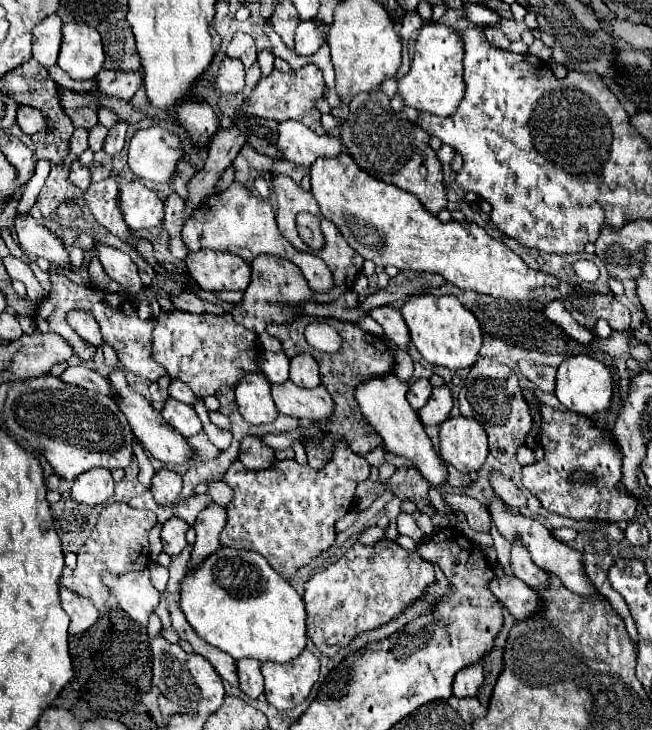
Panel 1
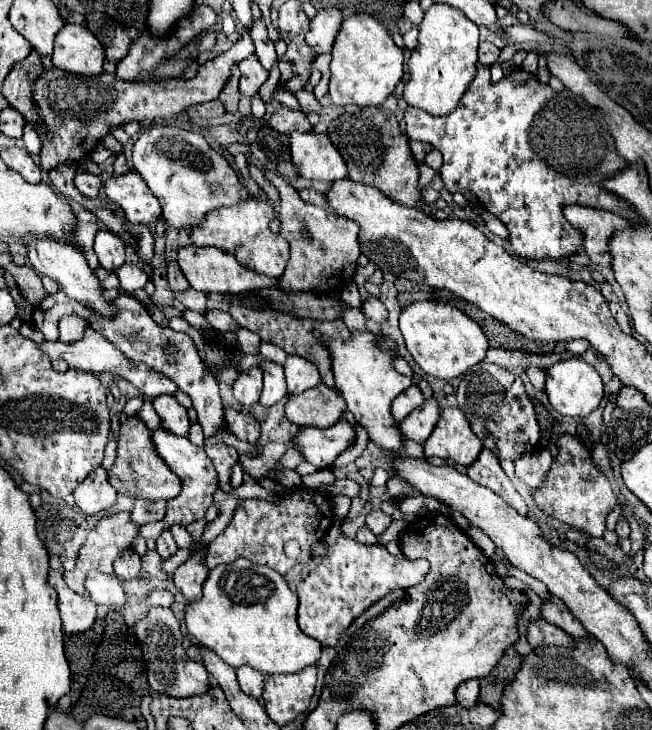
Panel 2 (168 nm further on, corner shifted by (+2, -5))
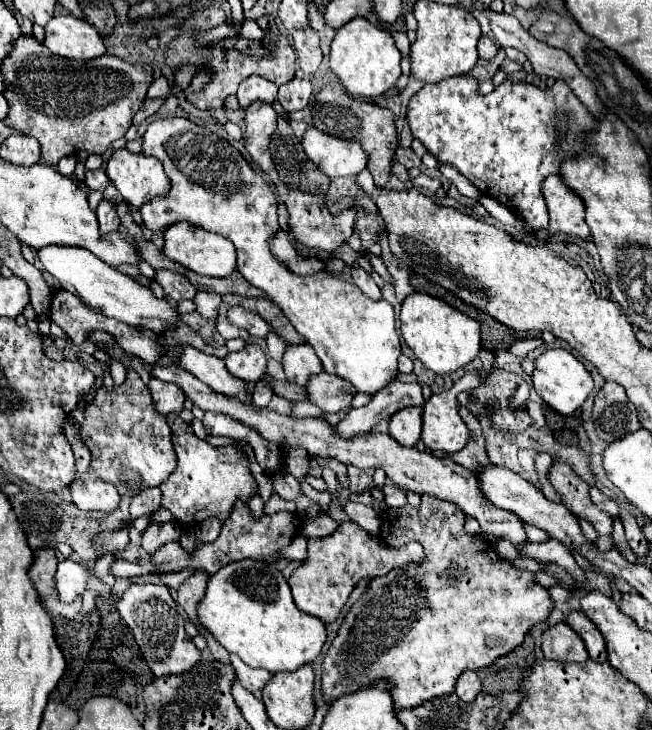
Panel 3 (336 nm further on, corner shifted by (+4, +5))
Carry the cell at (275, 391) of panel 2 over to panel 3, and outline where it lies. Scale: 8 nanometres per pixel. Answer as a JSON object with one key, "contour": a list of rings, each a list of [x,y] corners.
{"contour":[[[267,381],[255,383],[255,389],[253,389],[253,405],[255,407],[267,407],[271,397],[273,397],[273,385],[271,383],[267,383]]]}

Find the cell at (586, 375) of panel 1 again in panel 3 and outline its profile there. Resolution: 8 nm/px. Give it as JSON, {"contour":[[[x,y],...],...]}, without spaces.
{"contour":[[[547,349],[543,355],[535,359],[533,387],[541,395],[541,399],[555,411],[559,411],[561,415],[571,415],[585,403],[585,399],[593,391],[593,377],[573,353],[565,349]]]}

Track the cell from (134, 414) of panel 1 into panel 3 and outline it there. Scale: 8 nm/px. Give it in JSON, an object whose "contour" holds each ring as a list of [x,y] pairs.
{"contour":[[[177,417],[175,425],[171,427],[171,441],[179,457],[179,465],[159,489],[163,491],[161,505],[173,513],[175,521],[179,521],[181,525],[193,525],[213,515],[225,521],[237,499],[251,499],[257,483],[249,473],[249,459],[239,455],[241,447],[211,447],[207,441],[199,439],[193,433],[191,425],[181,417]]]}

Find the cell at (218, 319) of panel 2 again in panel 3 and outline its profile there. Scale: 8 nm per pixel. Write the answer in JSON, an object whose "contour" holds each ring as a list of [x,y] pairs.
{"contour":[[[229,307],[227,319],[229,319],[229,323],[245,329],[245,331],[247,331],[249,335],[253,335],[253,337],[265,337],[267,333],[273,331],[259,315],[251,313],[251,311],[243,309],[243,307]]]}

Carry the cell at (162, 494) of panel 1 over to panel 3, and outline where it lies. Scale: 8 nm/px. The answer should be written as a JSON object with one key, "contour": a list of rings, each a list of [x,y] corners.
{"contour":[[[127,369],[125,383],[115,385],[113,391],[105,387],[97,389],[95,401],[85,407],[81,437],[91,449],[91,467],[103,481],[113,483],[119,495],[133,497],[143,489],[159,487],[177,467],[171,427],[165,415],[153,407],[151,391],[133,369]]]}

